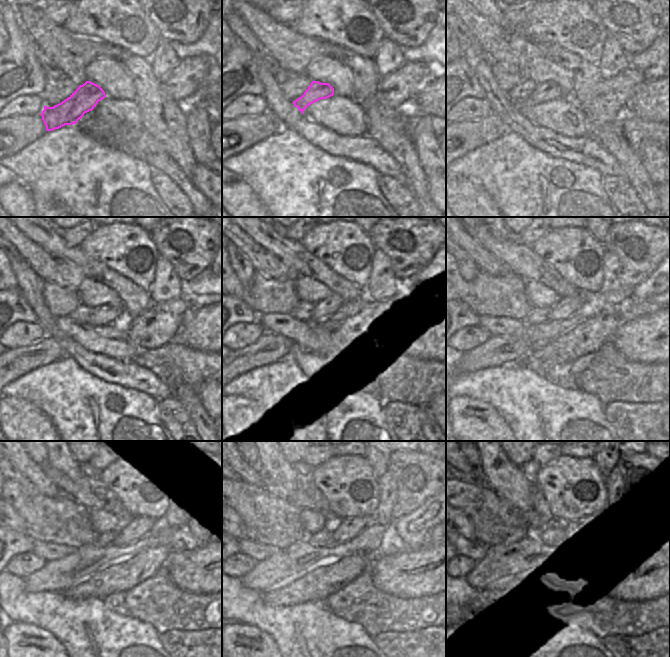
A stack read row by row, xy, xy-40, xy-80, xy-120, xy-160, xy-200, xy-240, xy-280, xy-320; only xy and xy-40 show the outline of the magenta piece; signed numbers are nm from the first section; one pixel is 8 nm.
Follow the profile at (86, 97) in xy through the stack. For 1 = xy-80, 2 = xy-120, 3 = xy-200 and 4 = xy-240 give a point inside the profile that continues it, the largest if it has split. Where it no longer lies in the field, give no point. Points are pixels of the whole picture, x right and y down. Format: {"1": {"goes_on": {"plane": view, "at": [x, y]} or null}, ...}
{"1": {"goes_on": {"plane": "xy-80", "at": [548, 91]}}, "2": {"goes_on": {"plane": "xy-120", "at": [103, 315]}}, "3": {"goes_on": {"plane": "xy-200", "at": [567, 307]}}, "4": {"goes_on": {"plane": "xy-240", "at": [130, 529]}}}

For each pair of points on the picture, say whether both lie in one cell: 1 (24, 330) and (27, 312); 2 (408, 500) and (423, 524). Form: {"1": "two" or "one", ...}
{"1": "two", "2": "two"}

